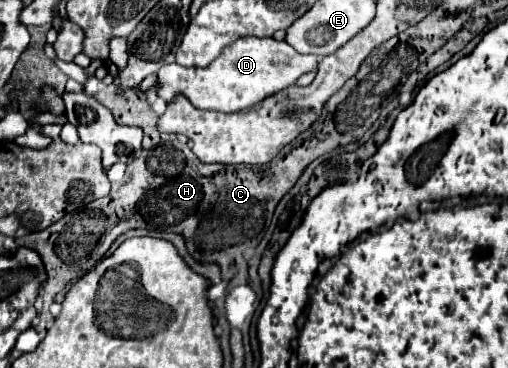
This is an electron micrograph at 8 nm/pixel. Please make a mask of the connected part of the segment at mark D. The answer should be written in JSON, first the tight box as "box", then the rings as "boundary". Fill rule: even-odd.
{"box":[156,37,318,113],"boundary":[[[242,37],[238,41],[234,41],[234,45],[228,45],[222,51],[222,57],[218,57],[214,63],[210,63],[208,67],[182,67],[178,63],[170,63],[164,65],[156,75],[156,87],[158,87],[158,97],[162,97],[166,103],[174,101],[176,95],[184,95],[192,105],[196,105],[198,109],[214,109],[214,111],[224,111],[224,113],[234,113],[234,111],[242,111],[248,107],[254,107],[256,103],[260,103],[262,99],[274,95],[280,89],[286,89],[290,85],[296,83],[296,79],[308,71],[316,71],[318,69],[318,57],[316,55],[302,55],[298,53],[294,47],[290,47],[286,41],[276,41],[272,37]]]}

